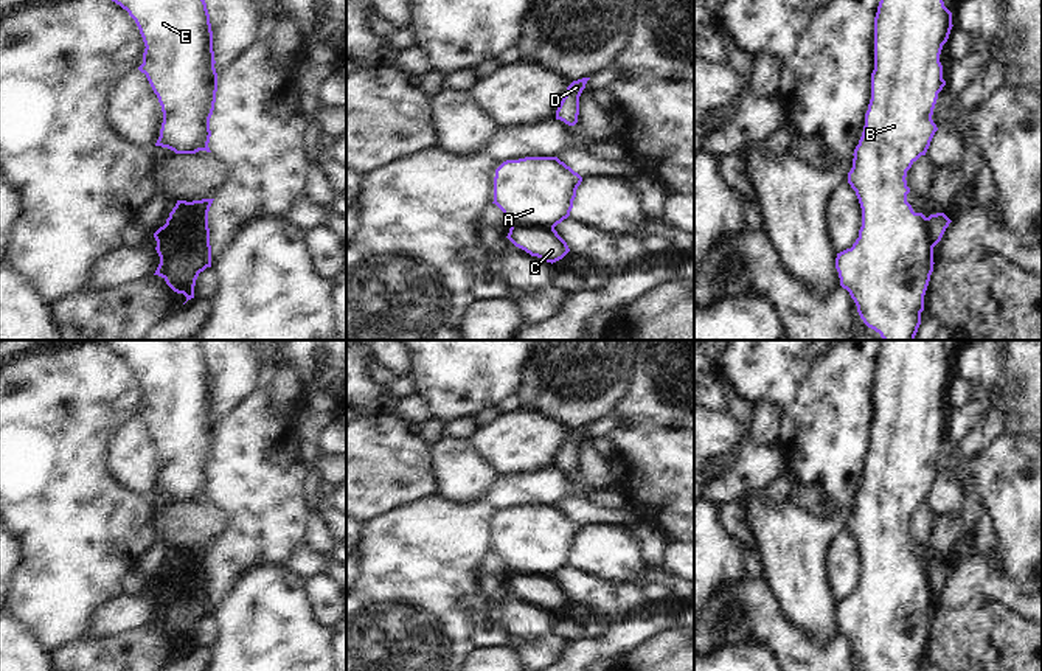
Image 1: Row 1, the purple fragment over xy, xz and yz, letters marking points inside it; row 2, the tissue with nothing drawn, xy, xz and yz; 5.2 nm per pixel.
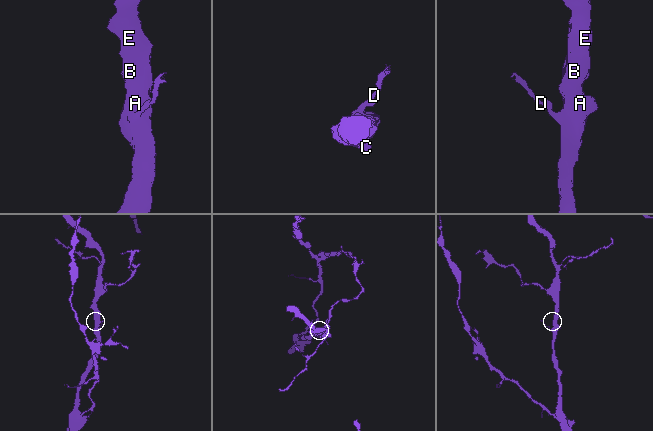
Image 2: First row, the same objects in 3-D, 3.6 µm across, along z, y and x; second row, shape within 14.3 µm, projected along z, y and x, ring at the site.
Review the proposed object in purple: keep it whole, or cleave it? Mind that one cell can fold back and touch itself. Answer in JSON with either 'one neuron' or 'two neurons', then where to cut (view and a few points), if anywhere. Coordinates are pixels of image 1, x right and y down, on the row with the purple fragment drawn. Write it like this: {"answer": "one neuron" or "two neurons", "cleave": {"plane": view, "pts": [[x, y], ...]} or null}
{"answer": "two neurons", "cleave": {"plane": "xy", "pts": [[184, 201], [191, 213], [191, 222], [187, 232], [176, 241]]}}

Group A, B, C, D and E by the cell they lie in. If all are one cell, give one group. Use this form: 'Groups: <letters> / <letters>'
Groups: A B D E / C.

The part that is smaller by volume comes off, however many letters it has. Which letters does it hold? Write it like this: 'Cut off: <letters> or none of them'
Cut off: C

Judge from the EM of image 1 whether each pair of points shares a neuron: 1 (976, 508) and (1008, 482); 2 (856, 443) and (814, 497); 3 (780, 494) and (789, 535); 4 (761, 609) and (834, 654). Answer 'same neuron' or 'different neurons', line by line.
1: different neurons
2: different neurons
3: different neurons
4: same neuron

